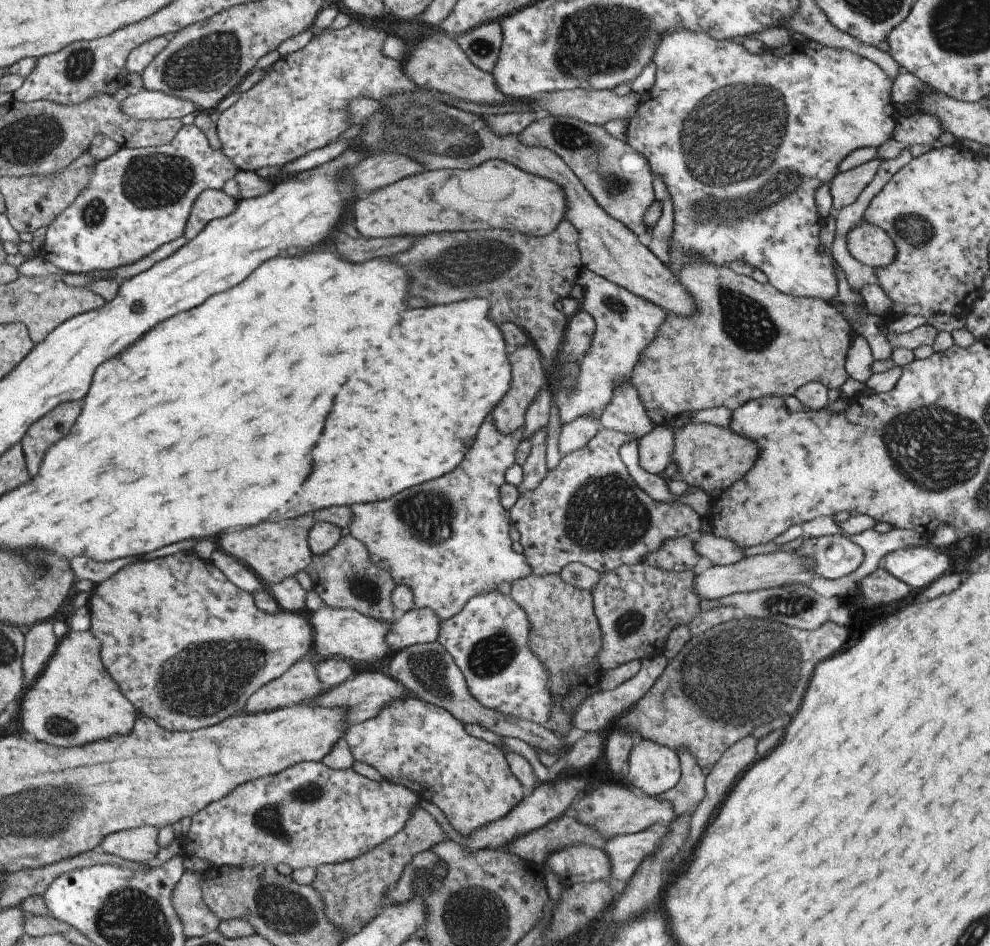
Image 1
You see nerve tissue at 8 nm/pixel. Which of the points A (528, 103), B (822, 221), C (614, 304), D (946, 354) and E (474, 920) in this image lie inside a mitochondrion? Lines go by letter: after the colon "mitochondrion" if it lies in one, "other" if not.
A: other
B: other
C: mitochondrion
D: other
E: mitochondrion

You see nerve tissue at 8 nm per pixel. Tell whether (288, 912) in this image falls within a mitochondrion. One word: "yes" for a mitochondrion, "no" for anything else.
yes

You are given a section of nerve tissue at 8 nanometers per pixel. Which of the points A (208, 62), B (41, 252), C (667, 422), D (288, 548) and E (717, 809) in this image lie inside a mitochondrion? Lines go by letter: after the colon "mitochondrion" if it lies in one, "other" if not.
A: mitochondrion
B: other
C: other
D: other
E: other

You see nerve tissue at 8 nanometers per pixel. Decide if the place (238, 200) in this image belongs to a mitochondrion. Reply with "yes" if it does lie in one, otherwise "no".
no

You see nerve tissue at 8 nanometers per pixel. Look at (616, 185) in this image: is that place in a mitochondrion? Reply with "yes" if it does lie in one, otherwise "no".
yes

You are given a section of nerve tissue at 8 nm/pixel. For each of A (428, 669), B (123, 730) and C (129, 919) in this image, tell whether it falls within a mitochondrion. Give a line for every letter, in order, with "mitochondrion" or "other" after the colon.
A: mitochondrion
B: other
C: mitochondrion

